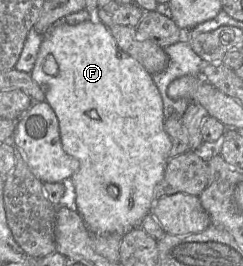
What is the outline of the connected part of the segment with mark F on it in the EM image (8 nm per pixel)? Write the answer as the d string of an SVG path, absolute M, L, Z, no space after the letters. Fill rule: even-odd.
M94 17L93 20L81 22L76 25L65 23L58 24L46 35L43 35L43 40L30 76L43 90L45 101L50 105L57 116L63 150L79 161L79 169L70 179L75 191L76 211L84 220L89 232L91 231L98 234L114 233L124 236L130 230L138 227L143 218L151 212L155 203L155 189L164 177L166 167L170 160L169 154L172 146L165 129L162 96L152 79L152 75L148 73L136 59L119 48L109 28ZM110 185L114 185L119 189L119 195L116 198L108 193L108 187Z

